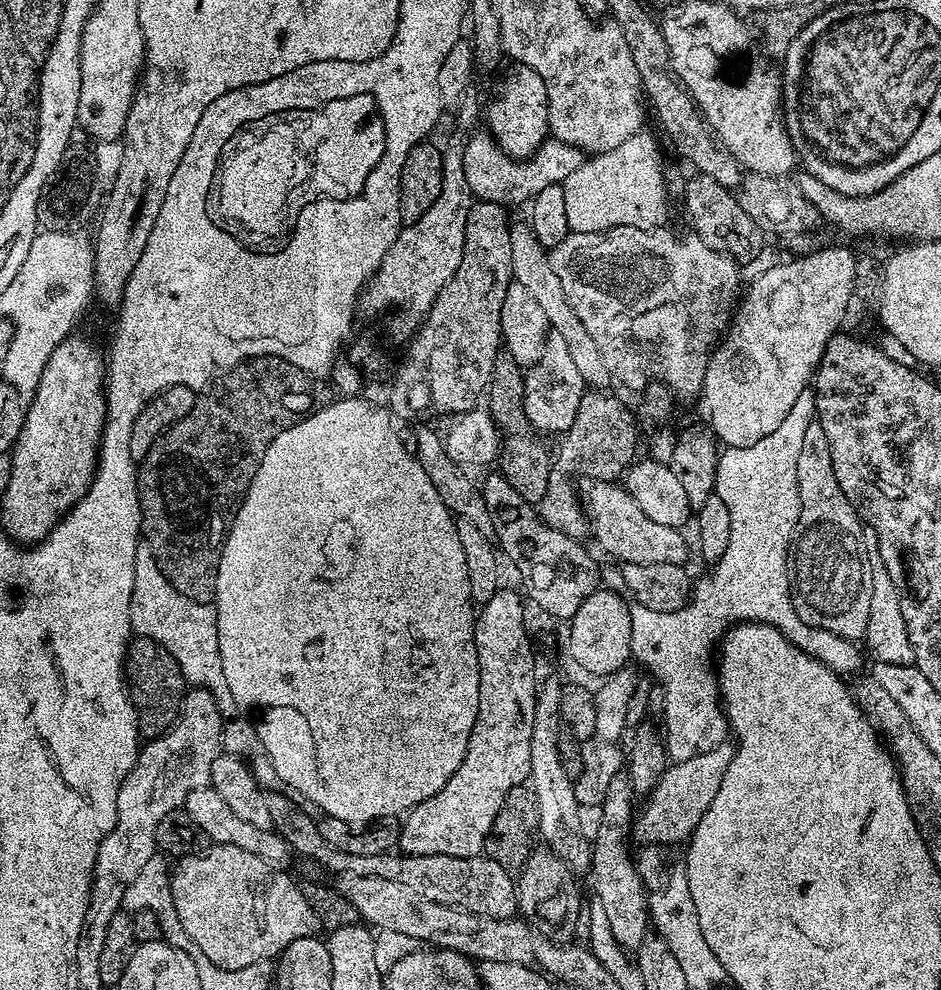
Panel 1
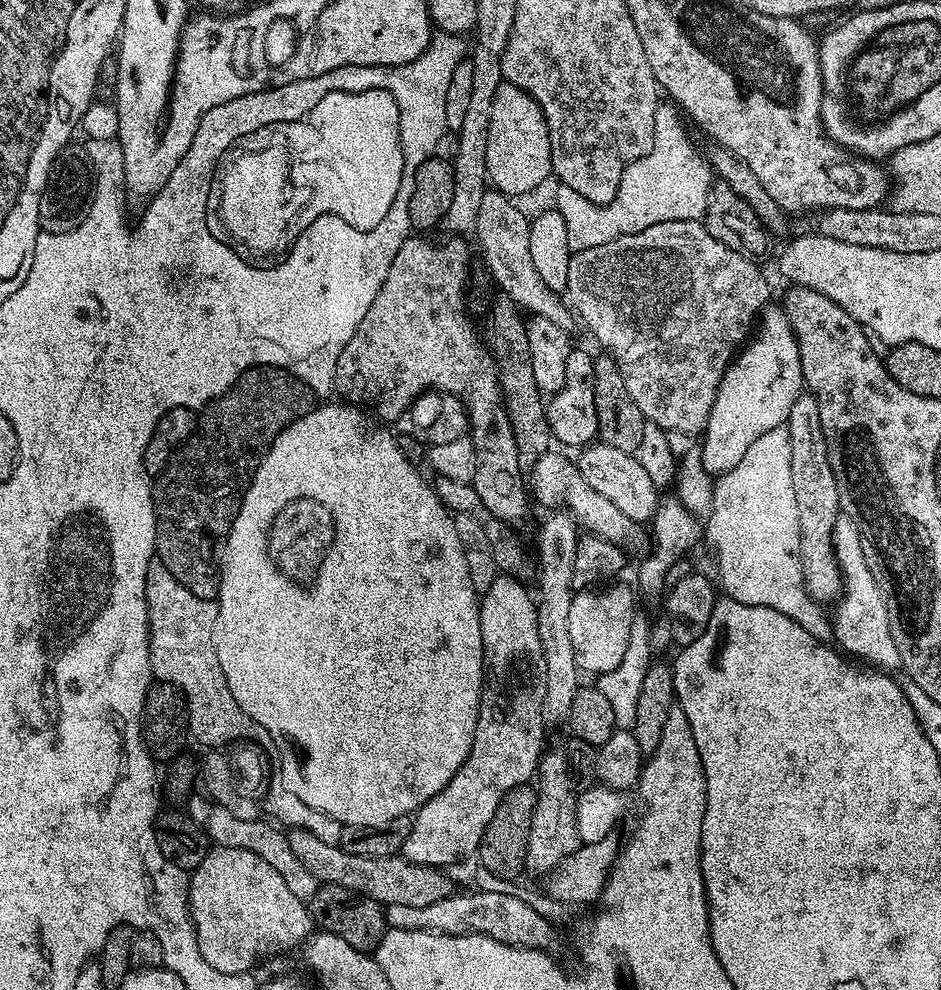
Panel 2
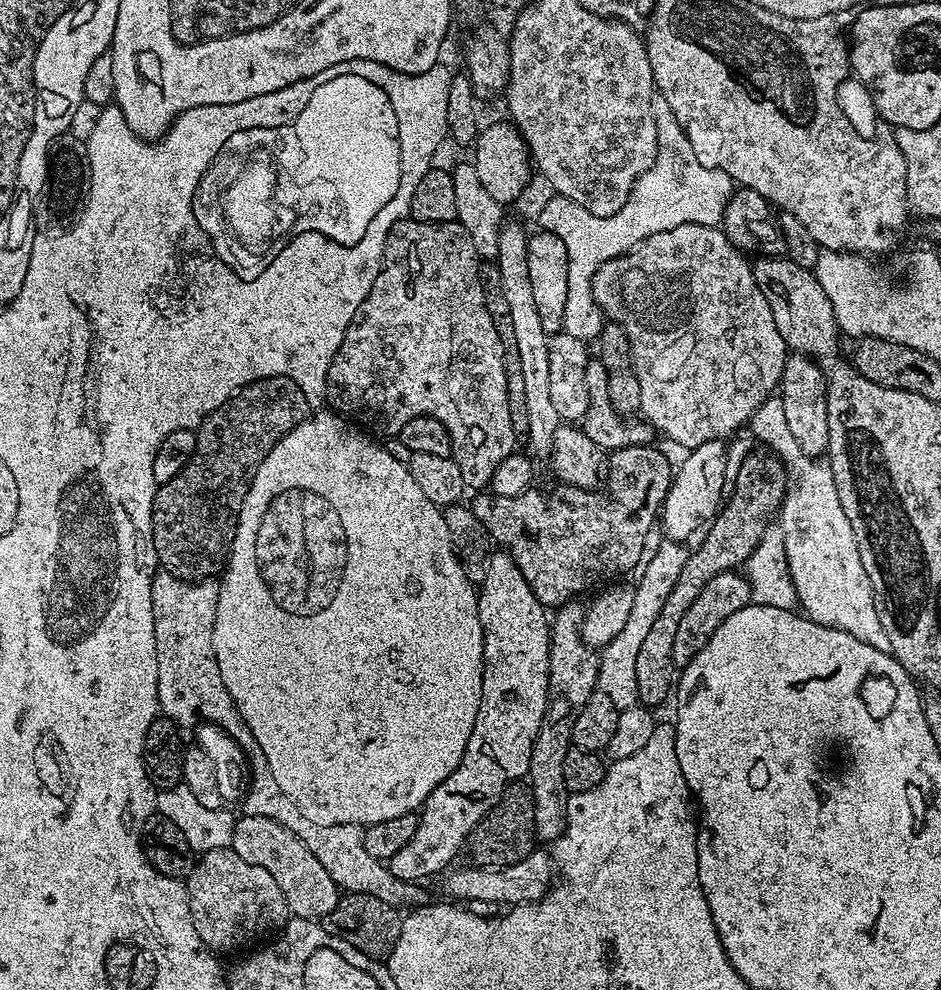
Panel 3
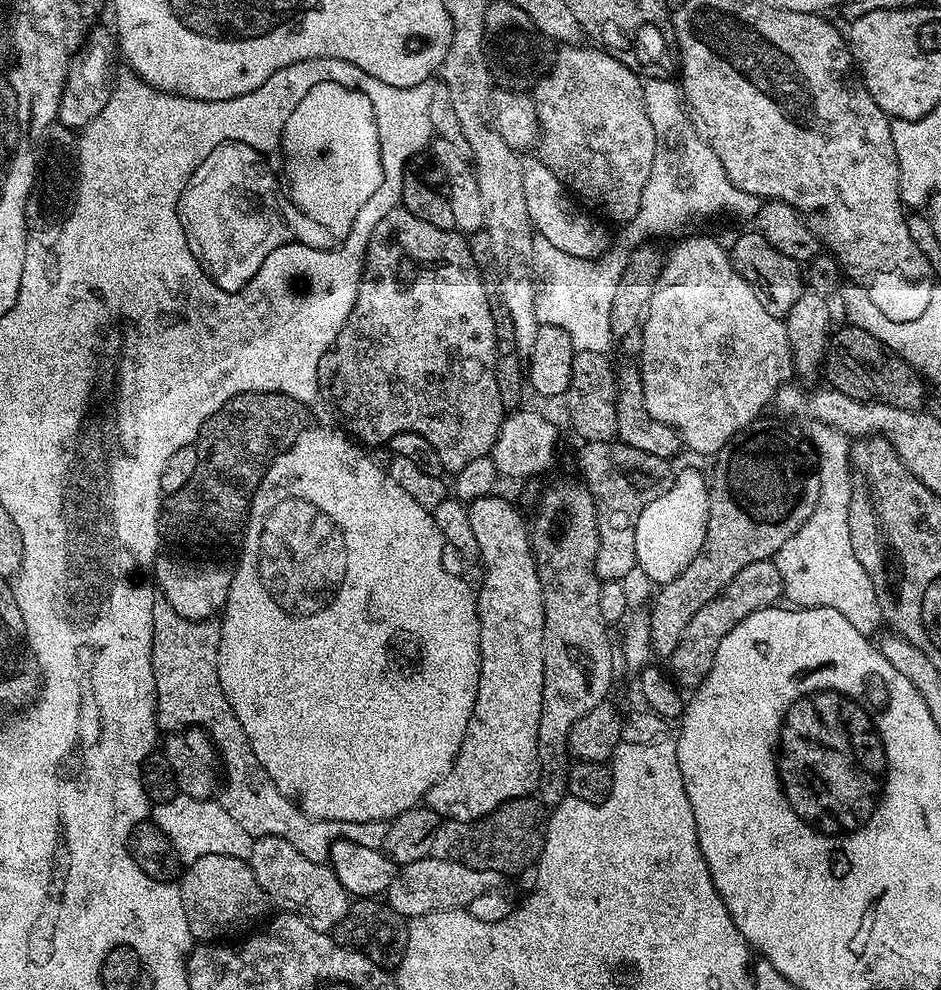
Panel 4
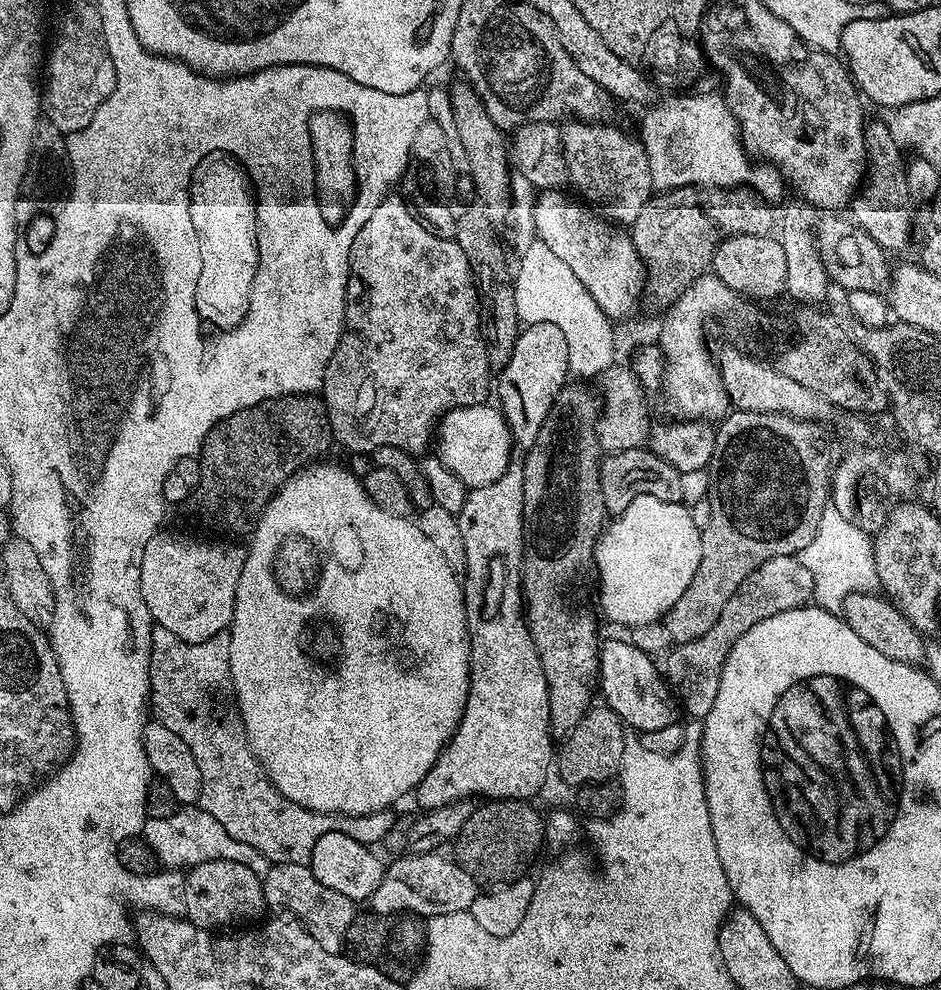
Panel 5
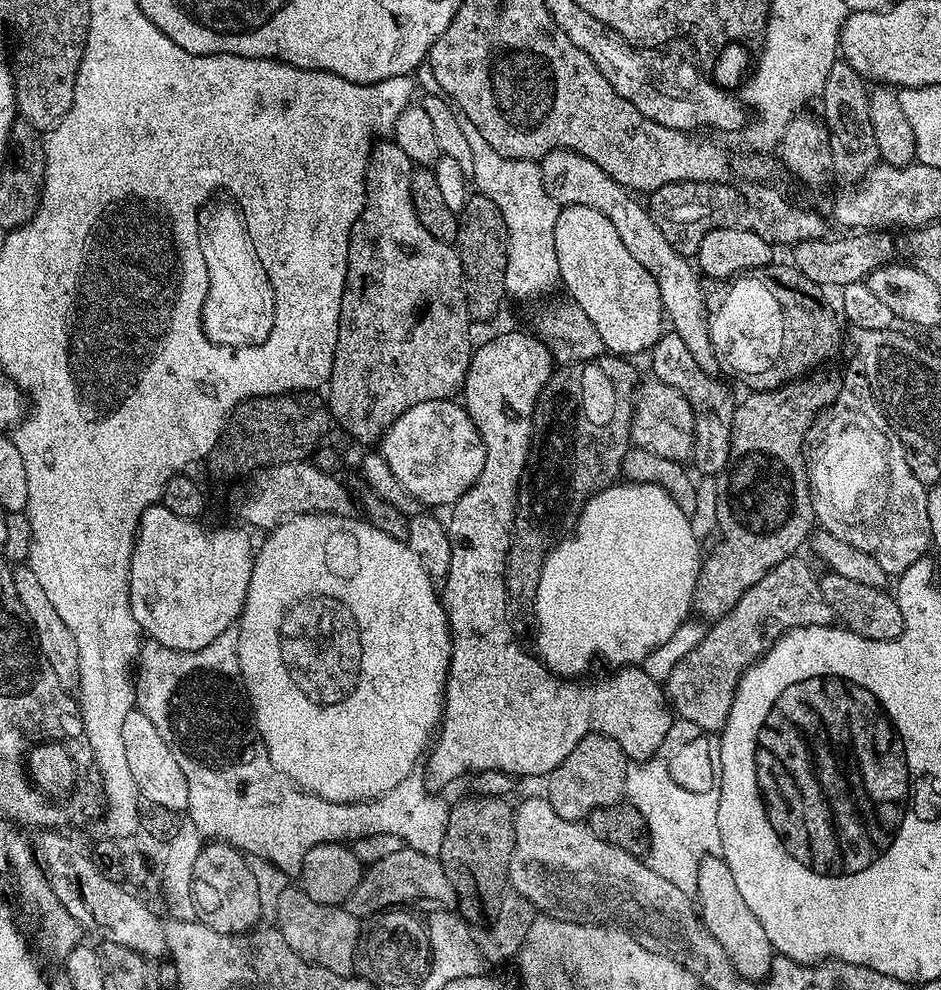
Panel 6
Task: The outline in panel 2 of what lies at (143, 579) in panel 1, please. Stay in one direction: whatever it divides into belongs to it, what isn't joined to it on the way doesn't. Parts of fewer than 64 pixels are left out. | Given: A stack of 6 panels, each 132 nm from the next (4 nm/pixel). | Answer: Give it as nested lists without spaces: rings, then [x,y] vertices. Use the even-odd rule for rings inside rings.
[[[154,558],[146,570],[146,602],[148,603],[148,637],[150,638],[150,662],[152,663],[153,677],[161,684],[173,684],[176,688],[187,690],[188,700],[192,700],[192,728],[196,728],[196,736],[204,736],[204,740],[220,740],[224,746],[231,746],[235,740],[242,740],[238,742],[247,742],[249,745],[259,746],[264,750],[271,749],[274,744],[272,735],[266,730],[266,726],[258,726],[258,722],[254,722],[250,718],[250,714],[246,714],[242,710],[242,706],[238,706],[238,702],[234,702],[234,694],[230,694],[230,686],[226,686],[222,666],[218,666],[218,654],[214,650],[216,600],[203,600],[194,594],[190,594],[190,590],[186,590],[186,586],[182,586],[182,582],[178,582],[178,578],[174,578],[174,574],[170,574],[170,570],[166,570],[166,566],[162,561],[159,558]]]

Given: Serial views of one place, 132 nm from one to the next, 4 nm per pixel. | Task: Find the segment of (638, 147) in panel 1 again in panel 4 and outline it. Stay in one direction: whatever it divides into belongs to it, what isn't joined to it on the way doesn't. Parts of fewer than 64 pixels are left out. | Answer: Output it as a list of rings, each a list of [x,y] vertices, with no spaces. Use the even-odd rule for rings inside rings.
[[[648,78],[643,81],[643,86],[646,114],[650,117],[650,126],[654,126],[654,142],[656,145],[654,146],[654,166],[650,166],[650,178],[646,178],[646,190],[642,190],[642,202],[638,206],[638,214],[634,214],[634,218],[629,220],[623,229],[623,232],[625,231],[624,240],[628,243],[628,246],[639,246],[649,238],[656,238],[652,236],[668,236],[671,232],[676,232],[679,228],[686,227],[691,220],[704,220],[707,216],[720,216],[723,212],[728,216],[748,216],[748,218],[754,218],[760,212],[761,197],[755,196],[754,194],[746,194],[742,190],[738,190],[738,186],[734,186],[734,182],[730,182],[730,178],[726,174],[722,162],[718,162],[718,154],[714,154],[714,150],[701,138],[700,131],[693,124],[691,115],[682,99],[682,89],[679,83],[672,78]],[[536,235],[536,313],[541,325],[549,324],[566,330],[576,352],[611,353],[614,341],[610,334],[610,306],[614,306],[614,290],[618,286],[618,278],[622,278],[622,270],[626,270],[628,253],[627,247],[612,246],[595,260],[583,260],[562,254],[562,250],[554,247],[547,238]]]

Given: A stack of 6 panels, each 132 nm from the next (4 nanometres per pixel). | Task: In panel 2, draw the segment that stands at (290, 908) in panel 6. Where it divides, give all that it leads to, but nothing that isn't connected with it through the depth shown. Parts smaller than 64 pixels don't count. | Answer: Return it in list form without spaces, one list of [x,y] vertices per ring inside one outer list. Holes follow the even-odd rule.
[[[219,806],[213,807],[208,816],[206,823],[206,831],[208,839],[215,847],[233,848],[234,850],[250,850],[250,854],[258,854],[258,858],[262,858],[262,862],[270,862],[270,866],[274,866],[274,870],[278,870],[278,874],[282,874],[282,882],[286,882],[286,887],[294,893],[294,898],[305,902],[311,901],[312,895],[316,893],[318,883],[310,871],[298,862],[298,857],[290,850],[290,842],[287,835],[275,823],[269,822],[267,819],[259,820],[243,820],[237,818],[235,814],[230,814],[230,810]]]

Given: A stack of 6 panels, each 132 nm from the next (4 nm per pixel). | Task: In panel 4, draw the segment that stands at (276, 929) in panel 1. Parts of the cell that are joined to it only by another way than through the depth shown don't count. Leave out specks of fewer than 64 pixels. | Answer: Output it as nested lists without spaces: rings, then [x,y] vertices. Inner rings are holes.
[[[206,854],[191,861],[178,881],[186,918],[193,937],[200,942],[228,938],[236,924],[248,924],[270,908],[268,895],[258,886],[247,859],[227,857],[226,854]]]

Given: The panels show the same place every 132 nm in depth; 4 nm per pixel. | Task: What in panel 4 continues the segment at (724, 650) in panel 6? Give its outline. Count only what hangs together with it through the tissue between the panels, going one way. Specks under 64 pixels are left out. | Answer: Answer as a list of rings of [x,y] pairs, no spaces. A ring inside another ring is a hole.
[[[759,560],[750,562],[746,570],[738,570],[731,582],[718,593],[710,602],[686,622],[686,630],[678,638],[678,646],[674,646],[674,654],[670,658],[672,672],[670,676],[681,689],[694,690],[710,674],[710,666],[714,666],[714,654],[718,654],[718,646],[722,638],[738,626],[750,614],[754,614],[763,608],[771,608],[781,599],[784,591],[784,583],[778,574],[775,563],[772,560]]]

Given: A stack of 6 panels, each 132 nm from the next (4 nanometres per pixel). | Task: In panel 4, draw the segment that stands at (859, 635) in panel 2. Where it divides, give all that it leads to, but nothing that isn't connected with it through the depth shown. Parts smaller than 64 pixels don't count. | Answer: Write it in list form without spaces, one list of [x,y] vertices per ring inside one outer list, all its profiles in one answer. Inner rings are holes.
[[[813,423],[811,428],[810,439],[820,470],[818,506],[814,506],[814,514],[810,514],[810,518],[801,526],[798,534],[791,536],[786,546],[779,548],[774,557],[776,569],[784,583],[783,595],[789,596],[792,599],[789,601],[797,608],[838,610],[838,614],[842,614],[842,618],[846,618],[846,622],[850,622],[854,630],[858,630],[863,636],[872,638],[881,631],[879,628],[882,628],[882,617],[878,598],[874,594],[874,586],[866,570],[862,570],[862,562],[858,562],[850,542],[850,510],[848,507],[852,493],[852,444],[849,437],[839,432],[837,428],[817,423]]]

